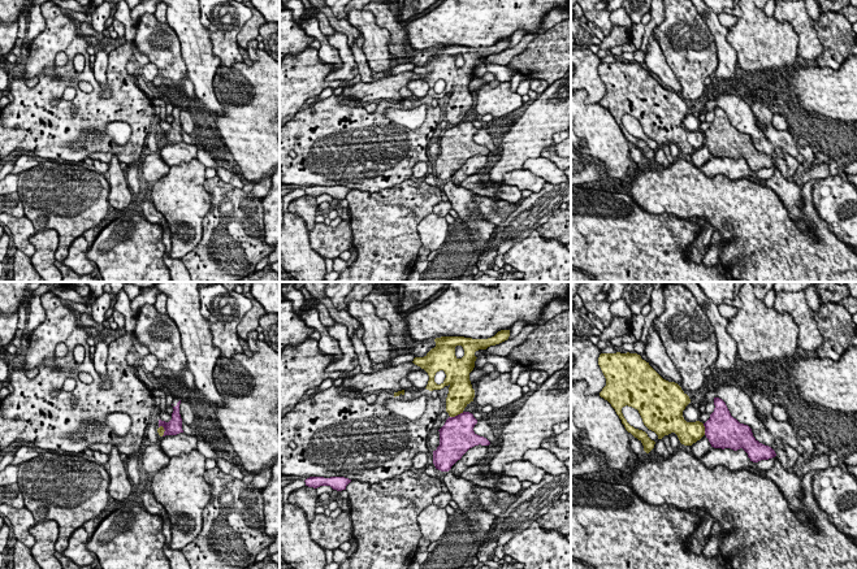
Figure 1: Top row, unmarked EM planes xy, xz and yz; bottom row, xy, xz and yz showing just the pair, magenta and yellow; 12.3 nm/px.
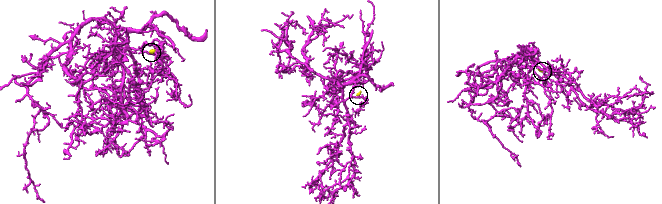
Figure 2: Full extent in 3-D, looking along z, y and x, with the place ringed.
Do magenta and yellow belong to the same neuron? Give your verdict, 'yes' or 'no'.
no

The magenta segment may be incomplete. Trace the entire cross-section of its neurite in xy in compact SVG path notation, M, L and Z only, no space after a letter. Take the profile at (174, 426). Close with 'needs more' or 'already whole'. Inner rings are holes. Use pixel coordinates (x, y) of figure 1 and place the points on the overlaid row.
M181 400L177 403L176 407L173 407L173 413L172 413L172 420L169 422L161 421L159 420L159 427L163 426L164 427L164 435L177 435L179 433L183 433L182 430L182 418L179 414L179 404Z | already whole

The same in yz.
M714 398L714 405L714 412L704 424L705 435L711 447L722 449L731 448L733 451L743 448L753 462L776 456L771 447L759 443L753 436L752 429L748 425L740 424L731 416L722 399Z | already whole

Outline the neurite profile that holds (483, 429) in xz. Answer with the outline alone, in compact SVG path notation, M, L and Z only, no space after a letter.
M479 420L473 427L475 434L486 438L492 446L501 446L499 438L493 434L493 429L486 420Z

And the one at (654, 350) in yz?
M652 323L648 333L648 344L645 346L645 355L648 360L654 364L666 377L671 378L672 382L680 385L681 375L671 359L667 356L659 334Z

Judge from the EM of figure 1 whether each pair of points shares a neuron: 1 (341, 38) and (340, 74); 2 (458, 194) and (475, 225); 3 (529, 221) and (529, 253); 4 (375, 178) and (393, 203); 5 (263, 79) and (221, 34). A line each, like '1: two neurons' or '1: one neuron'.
1: one neuron
2: one neuron
3: two neurons
4: two neurons
5: two neurons

